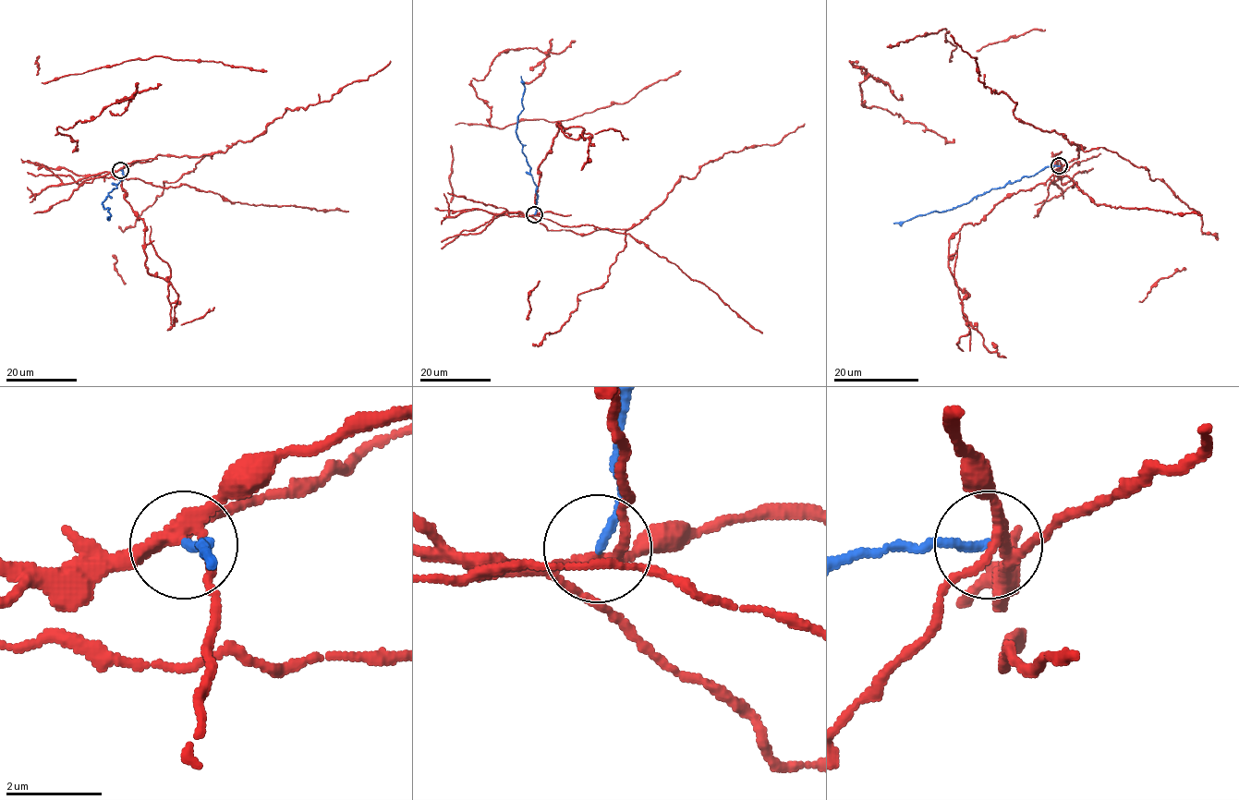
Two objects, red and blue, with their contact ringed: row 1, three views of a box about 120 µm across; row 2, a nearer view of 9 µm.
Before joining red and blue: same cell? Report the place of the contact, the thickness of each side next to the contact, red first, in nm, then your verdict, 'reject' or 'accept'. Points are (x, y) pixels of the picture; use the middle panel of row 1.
place (534, 214); calibres 220 and 170 nm; reject

